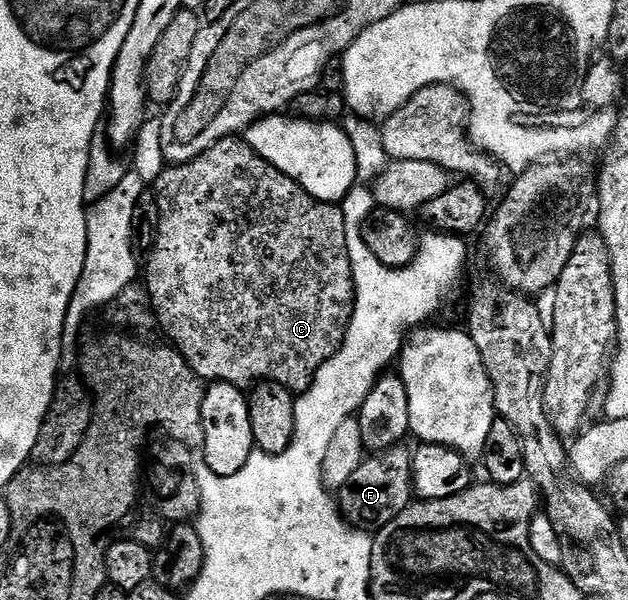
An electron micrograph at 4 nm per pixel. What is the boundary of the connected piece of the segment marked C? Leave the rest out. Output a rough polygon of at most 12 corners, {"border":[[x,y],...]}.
{"border":[[226,136],[153,183],[158,327],[305,391],[355,309],[338,203]]}

